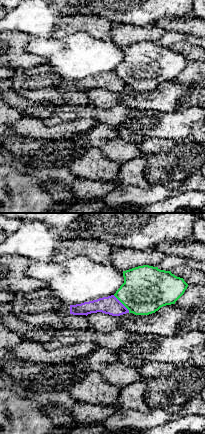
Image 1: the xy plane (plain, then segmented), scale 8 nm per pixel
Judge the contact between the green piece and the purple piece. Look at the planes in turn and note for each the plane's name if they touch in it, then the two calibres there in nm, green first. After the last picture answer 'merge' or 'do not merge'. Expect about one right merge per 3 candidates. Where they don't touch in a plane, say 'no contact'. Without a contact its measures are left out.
xy | 380/150 nm

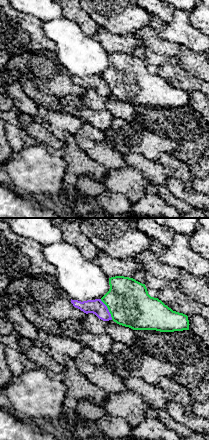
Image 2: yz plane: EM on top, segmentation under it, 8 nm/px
yz | 340/120 nm

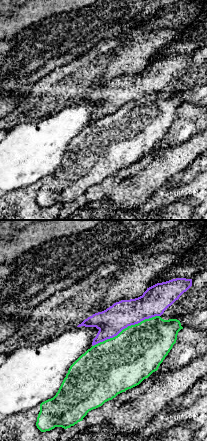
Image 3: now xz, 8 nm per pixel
xz | 420/220 nm

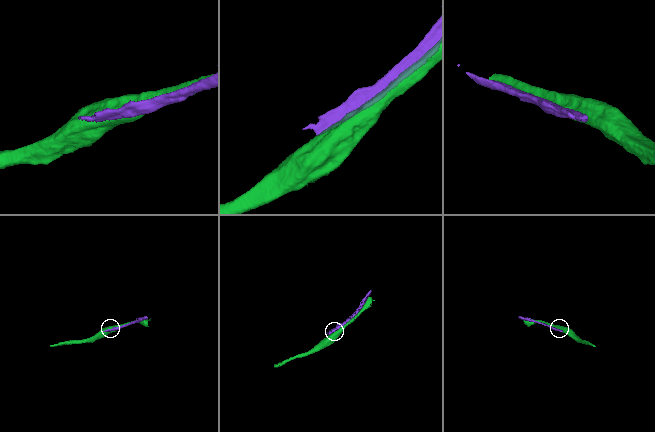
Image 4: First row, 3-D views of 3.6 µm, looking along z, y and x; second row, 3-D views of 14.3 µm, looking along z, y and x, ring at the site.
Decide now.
do not merge

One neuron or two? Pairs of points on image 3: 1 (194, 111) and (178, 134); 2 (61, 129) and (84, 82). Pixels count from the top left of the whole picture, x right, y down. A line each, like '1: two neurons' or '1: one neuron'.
1: one neuron
2: two neurons

